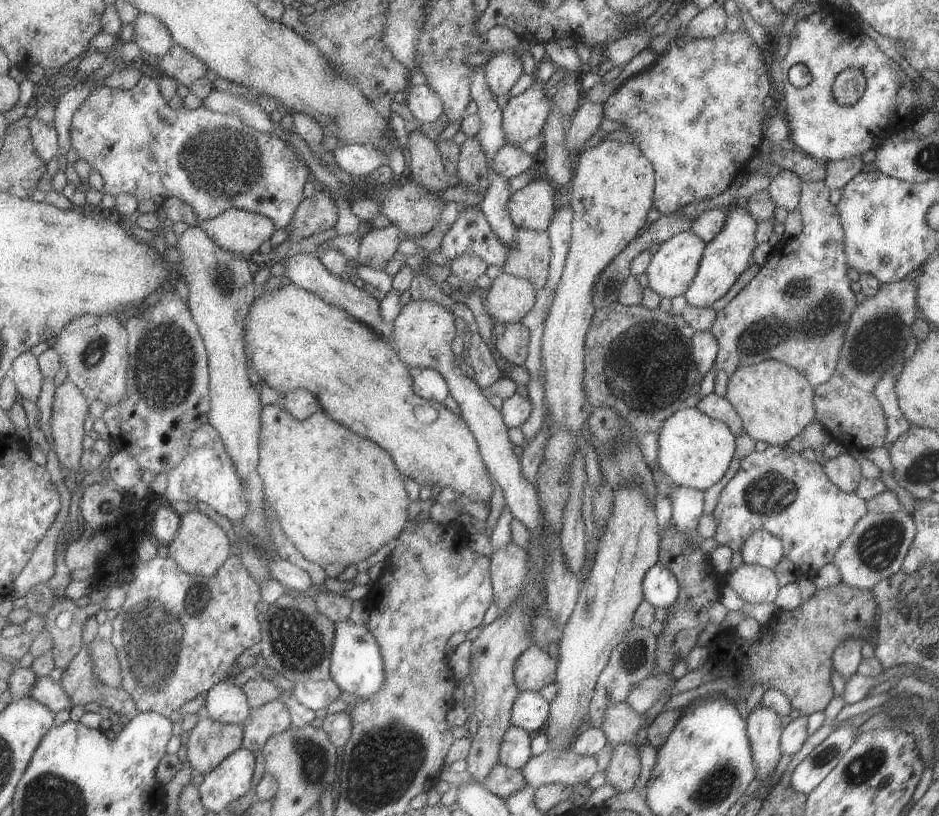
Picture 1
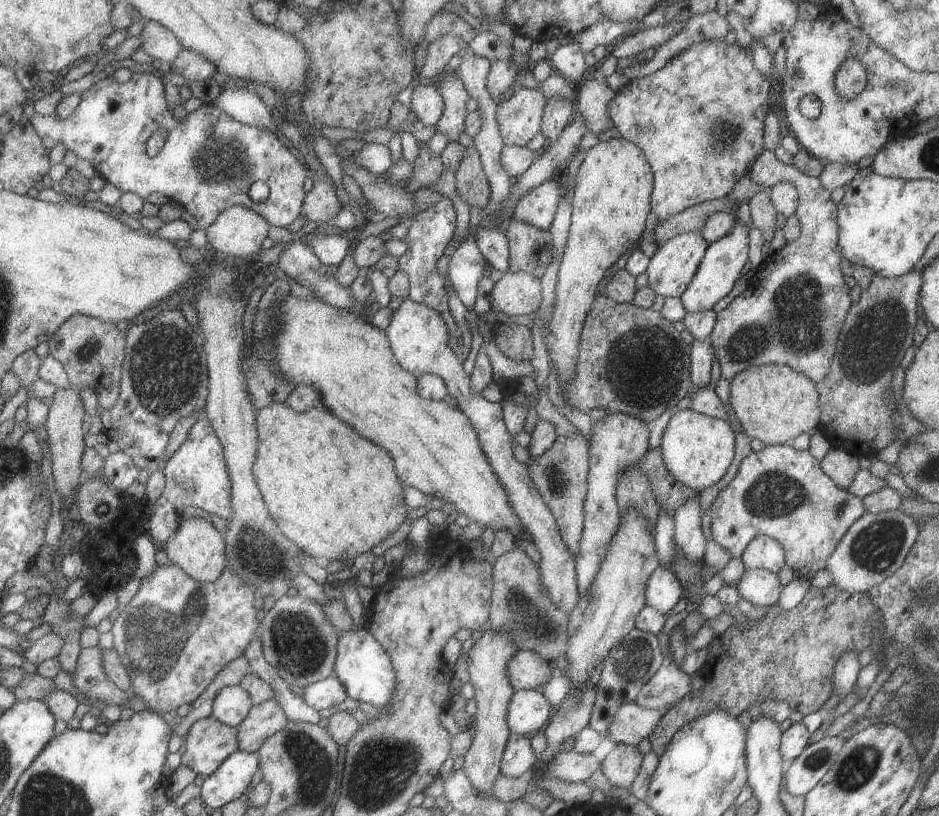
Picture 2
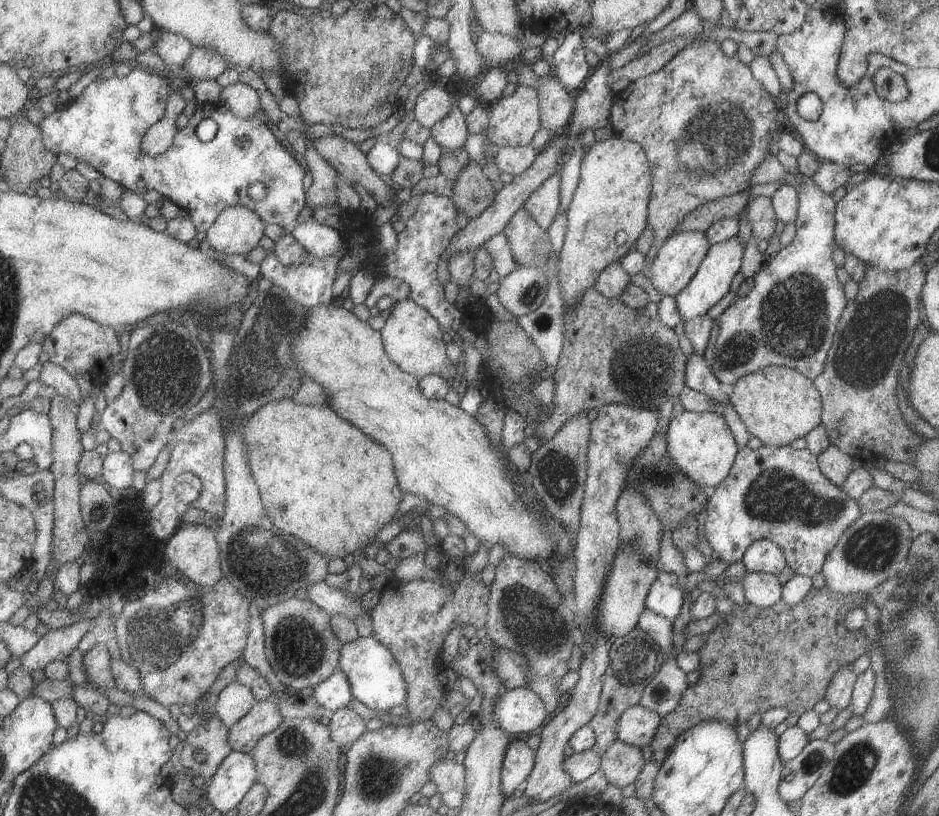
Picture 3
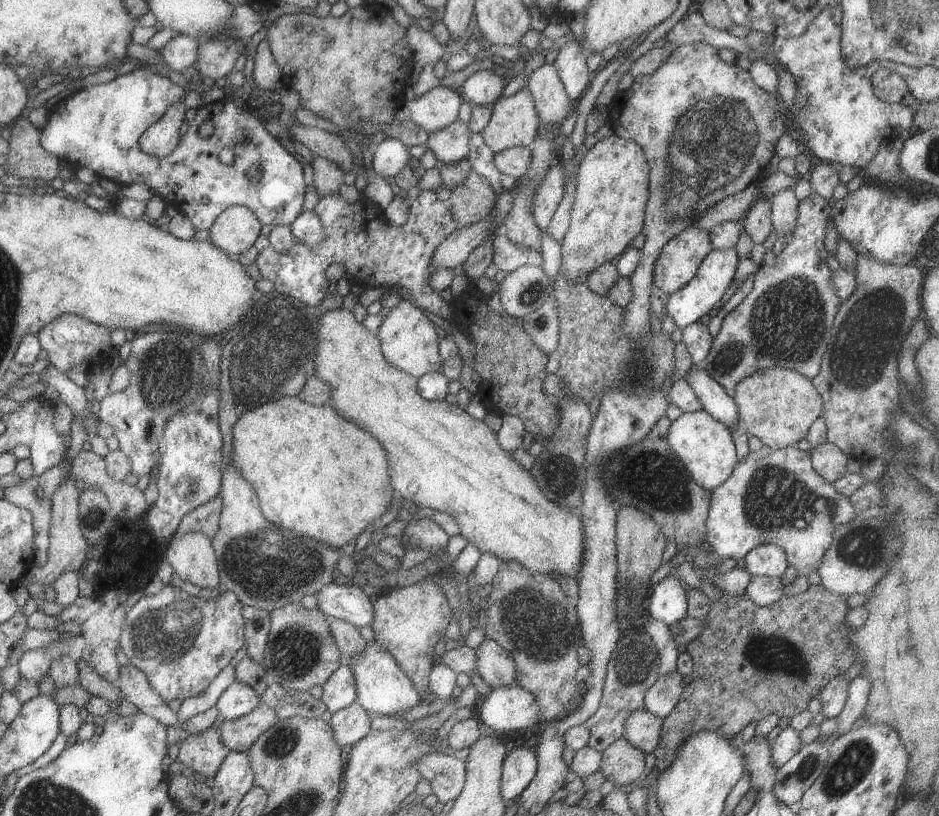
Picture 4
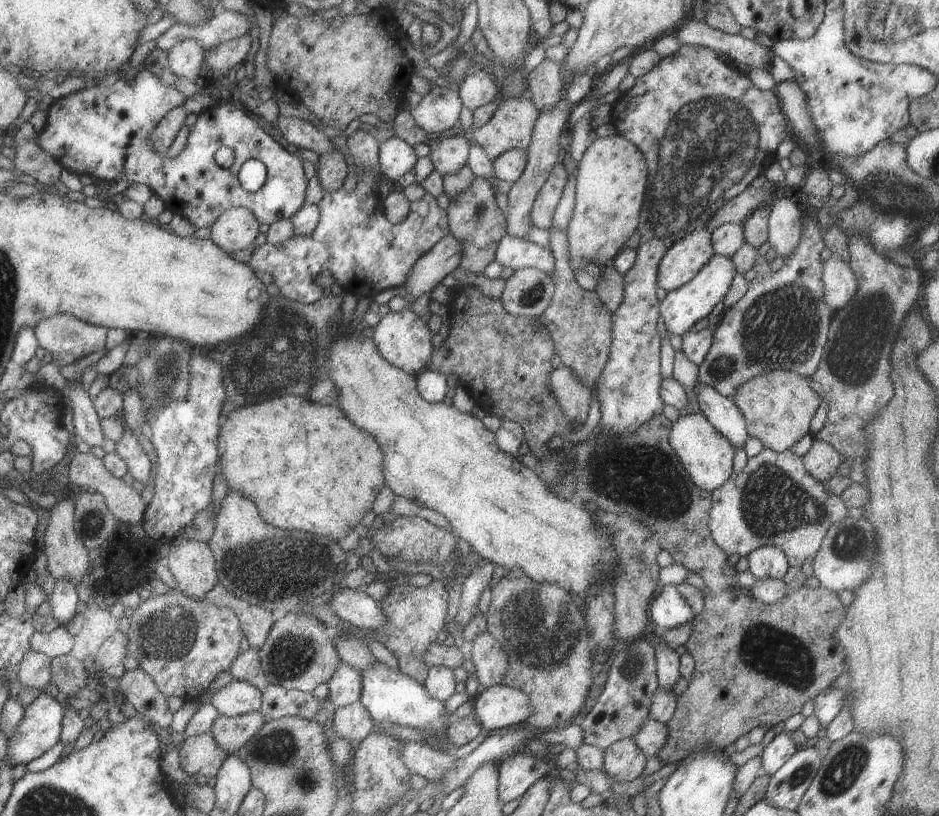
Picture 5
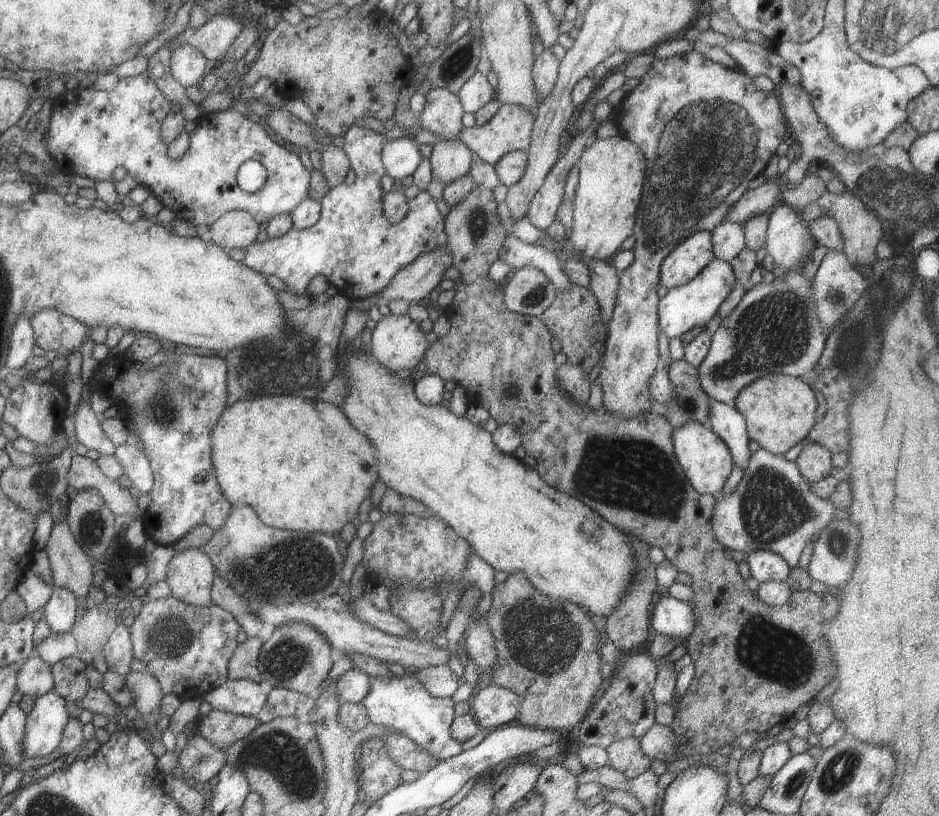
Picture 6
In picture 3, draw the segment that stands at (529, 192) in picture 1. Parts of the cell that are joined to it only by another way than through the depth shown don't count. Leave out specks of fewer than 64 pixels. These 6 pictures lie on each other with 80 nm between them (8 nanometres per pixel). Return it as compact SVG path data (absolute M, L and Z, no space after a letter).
M555 171L546 178L522 204L527 214L544 230L549 228L558 212L560 199L560 174Z

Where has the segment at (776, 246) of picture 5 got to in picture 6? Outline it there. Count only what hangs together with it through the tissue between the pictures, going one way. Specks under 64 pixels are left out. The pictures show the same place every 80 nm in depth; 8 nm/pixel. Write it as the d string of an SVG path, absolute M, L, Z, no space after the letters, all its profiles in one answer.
M785 203L769 211L765 238L767 254L784 272L802 268L809 252L815 248L807 223L800 219L799 212Z

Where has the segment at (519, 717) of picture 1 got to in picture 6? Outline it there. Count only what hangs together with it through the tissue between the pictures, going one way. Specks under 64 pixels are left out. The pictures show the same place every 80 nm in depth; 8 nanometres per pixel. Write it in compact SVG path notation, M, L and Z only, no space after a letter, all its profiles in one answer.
M491 683L474 691L470 699L470 713L481 730L495 729L516 718L520 707L519 699L512 690Z

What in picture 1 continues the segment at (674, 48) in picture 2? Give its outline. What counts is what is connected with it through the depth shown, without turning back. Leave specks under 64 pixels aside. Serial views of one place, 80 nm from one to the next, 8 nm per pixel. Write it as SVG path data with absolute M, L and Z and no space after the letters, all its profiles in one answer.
M719 3L701 9L687 22L686 31L694 38L711 38L725 31L725 10Z

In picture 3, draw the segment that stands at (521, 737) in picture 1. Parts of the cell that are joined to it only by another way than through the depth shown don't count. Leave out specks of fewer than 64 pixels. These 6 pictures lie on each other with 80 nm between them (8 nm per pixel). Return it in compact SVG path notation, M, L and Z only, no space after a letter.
M511 740L505 749L500 770L500 790L507 798L526 780L534 765L534 750L529 749L523 740Z

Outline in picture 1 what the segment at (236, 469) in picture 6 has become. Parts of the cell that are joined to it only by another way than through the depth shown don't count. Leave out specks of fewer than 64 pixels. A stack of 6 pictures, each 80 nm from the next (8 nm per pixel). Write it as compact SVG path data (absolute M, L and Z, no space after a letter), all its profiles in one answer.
M279 404L265 405L260 409L260 433L258 440L258 465L256 471L262 480L262 491L264 492L264 500L268 502L268 506L274 512L275 518L281 530L288 540L291 540L299 554L305 559L313 562L319 568L325 567L327 564L338 564L343 566L347 571L352 570L357 562L364 560L371 554L375 553L385 543L392 543L401 532L403 525L407 522L407 505L410 503L407 493L404 489L404 479L401 478L395 464L391 462L391 456L379 448L377 444L373 444L367 438L361 438L353 432L349 432L347 428L335 424L329 416L325 416L323 412L315 412L305 417L302 421L293 418L288 412L285 412Z

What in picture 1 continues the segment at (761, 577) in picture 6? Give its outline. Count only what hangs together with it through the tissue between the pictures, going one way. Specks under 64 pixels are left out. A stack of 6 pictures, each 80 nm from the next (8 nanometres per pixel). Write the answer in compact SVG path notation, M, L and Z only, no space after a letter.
M754 530L743 539L740 556L743 563L758 564L772 570L784 558L782 540L770 532Z

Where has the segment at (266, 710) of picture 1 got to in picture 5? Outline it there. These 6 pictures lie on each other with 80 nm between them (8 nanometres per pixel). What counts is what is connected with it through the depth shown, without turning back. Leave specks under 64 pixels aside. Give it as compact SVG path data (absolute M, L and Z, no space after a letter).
M260 710L234 717L219 715L209 732L225 752L235 754L267 721Z

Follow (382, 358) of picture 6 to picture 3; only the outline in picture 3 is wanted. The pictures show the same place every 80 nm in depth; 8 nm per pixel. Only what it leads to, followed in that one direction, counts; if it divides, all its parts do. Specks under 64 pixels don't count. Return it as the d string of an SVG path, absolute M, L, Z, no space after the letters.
M411 299L395 302L379 332L388 359L402 371L414 376L416 382L425 375L437 375L450 383L457 376L456 365L445 355L446 344L441 339L443 331L440 324Z

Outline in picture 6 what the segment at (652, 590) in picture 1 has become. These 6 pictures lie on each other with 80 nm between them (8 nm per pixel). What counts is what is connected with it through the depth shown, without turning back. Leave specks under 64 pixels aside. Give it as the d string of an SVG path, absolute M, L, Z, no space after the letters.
M668 593L657 600L650 612L650 629L671 635L678 640L678 644L684 644L686 636L692 631L694 618L691 604Z

